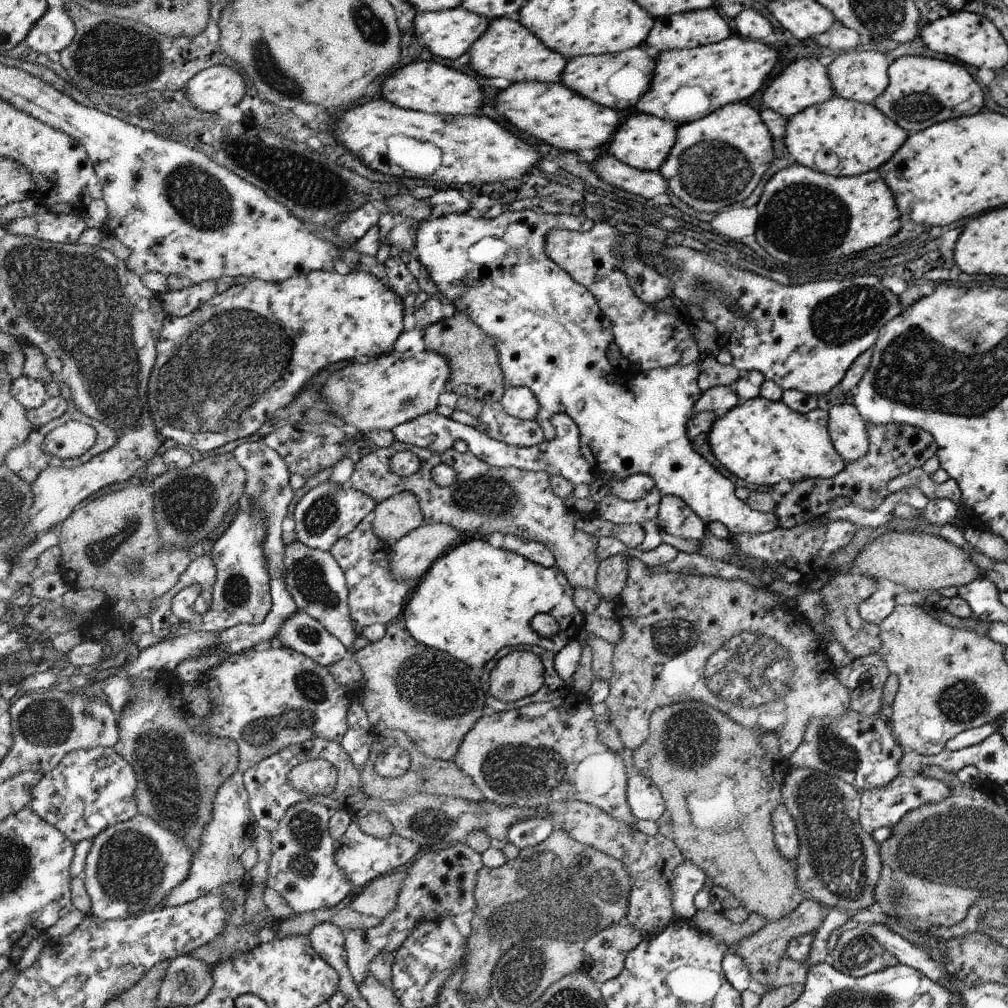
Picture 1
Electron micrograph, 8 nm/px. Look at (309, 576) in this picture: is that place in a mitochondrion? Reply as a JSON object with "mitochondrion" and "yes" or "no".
{"mitochondrion":"yes"}

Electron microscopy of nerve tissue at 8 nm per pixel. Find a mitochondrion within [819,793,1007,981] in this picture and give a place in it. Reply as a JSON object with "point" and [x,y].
{"point":[857,955]}

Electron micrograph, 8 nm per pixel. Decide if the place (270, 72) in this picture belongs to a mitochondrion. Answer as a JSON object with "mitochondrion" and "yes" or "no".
{"mitochondrion":"yes"}

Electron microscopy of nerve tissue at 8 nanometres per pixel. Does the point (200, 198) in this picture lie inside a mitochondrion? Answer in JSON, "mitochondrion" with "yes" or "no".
{"mitochondrion":"yes"}

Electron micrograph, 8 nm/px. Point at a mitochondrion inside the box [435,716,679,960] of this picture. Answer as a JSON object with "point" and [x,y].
{"point":[517,770]}

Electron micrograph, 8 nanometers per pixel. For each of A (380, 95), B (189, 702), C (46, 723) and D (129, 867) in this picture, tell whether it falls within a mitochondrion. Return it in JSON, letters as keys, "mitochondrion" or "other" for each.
{"A":"other","B":"other","C":"mitochondrion","D":"mitochondrion"}

